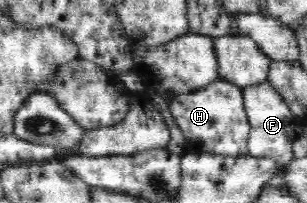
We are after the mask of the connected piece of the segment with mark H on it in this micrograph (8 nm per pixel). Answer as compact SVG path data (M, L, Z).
M215 80L194 92L175 96L169 101L169 110L185 137L188 151L233 157L248 154L250 125L245 113L242 87L227 80Z

